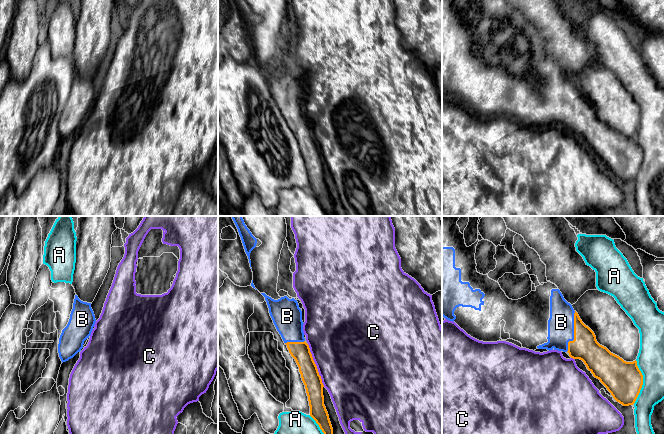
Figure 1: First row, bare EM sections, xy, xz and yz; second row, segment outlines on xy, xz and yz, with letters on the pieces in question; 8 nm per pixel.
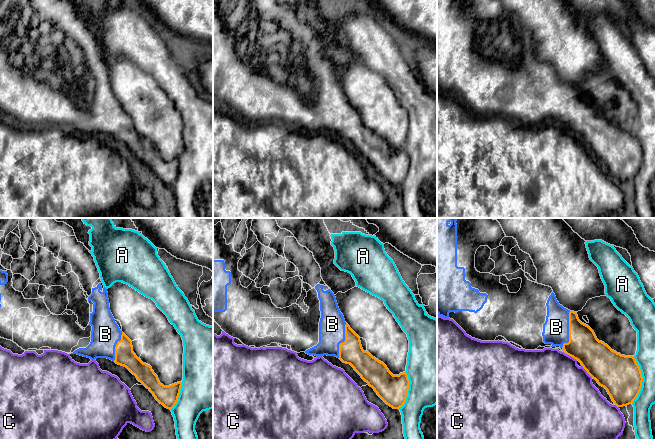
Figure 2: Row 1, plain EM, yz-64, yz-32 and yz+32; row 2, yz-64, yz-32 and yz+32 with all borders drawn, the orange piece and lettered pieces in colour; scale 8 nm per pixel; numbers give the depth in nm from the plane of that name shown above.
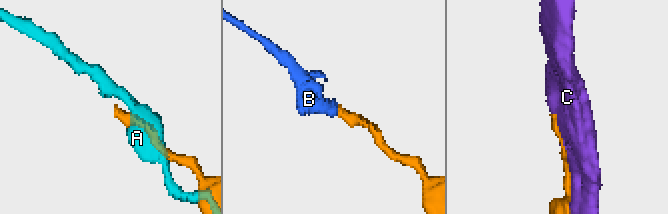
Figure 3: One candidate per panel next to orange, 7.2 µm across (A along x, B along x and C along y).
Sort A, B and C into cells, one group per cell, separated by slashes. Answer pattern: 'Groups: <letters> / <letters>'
Groups: A / B / C

